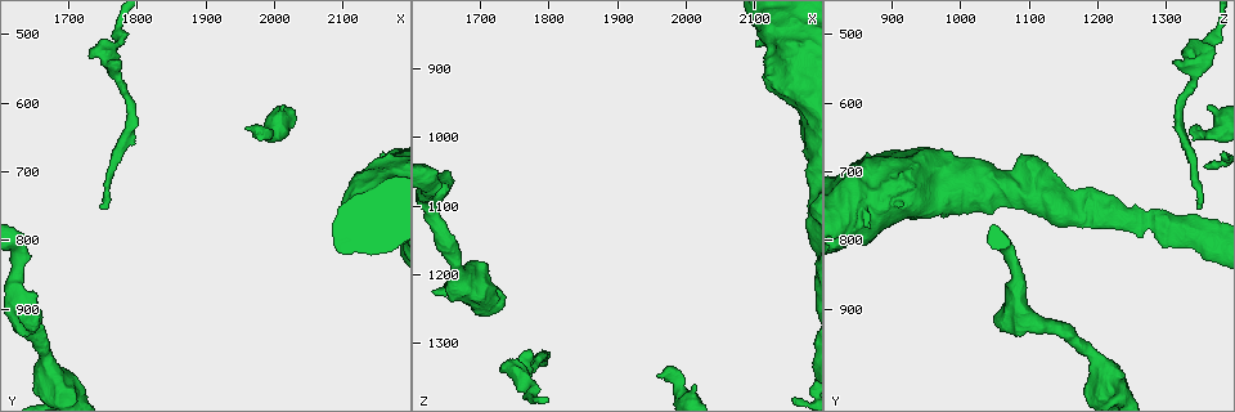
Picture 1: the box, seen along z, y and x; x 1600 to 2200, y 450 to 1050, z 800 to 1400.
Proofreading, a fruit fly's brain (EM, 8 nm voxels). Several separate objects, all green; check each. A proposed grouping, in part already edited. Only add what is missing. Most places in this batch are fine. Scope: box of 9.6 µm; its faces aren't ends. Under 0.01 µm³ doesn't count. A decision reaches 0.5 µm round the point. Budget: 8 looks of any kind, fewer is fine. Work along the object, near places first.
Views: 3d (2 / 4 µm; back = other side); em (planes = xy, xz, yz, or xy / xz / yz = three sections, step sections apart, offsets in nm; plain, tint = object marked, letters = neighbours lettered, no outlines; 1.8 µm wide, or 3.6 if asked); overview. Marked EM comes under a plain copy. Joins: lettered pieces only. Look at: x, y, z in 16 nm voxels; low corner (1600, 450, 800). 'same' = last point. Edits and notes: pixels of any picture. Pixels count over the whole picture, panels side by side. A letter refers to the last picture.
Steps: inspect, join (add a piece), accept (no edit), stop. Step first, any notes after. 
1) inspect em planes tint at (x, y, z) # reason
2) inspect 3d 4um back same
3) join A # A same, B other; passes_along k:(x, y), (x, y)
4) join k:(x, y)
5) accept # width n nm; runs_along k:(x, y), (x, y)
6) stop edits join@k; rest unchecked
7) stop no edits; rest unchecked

inspect 3d 4um at (1650, 935, 1070) # free end

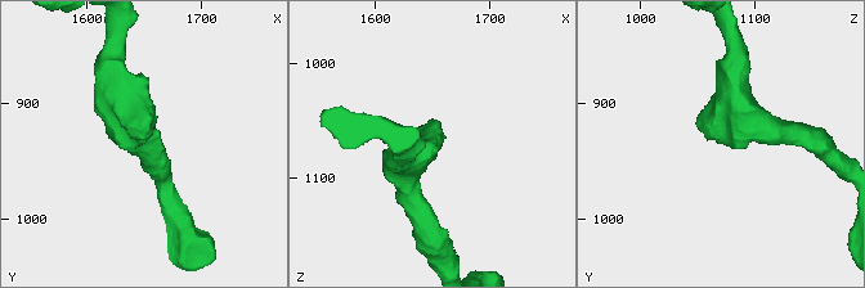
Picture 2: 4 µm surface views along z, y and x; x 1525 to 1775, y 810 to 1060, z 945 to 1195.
inspect em xy step 16 tint at (1652, 932, 1070)

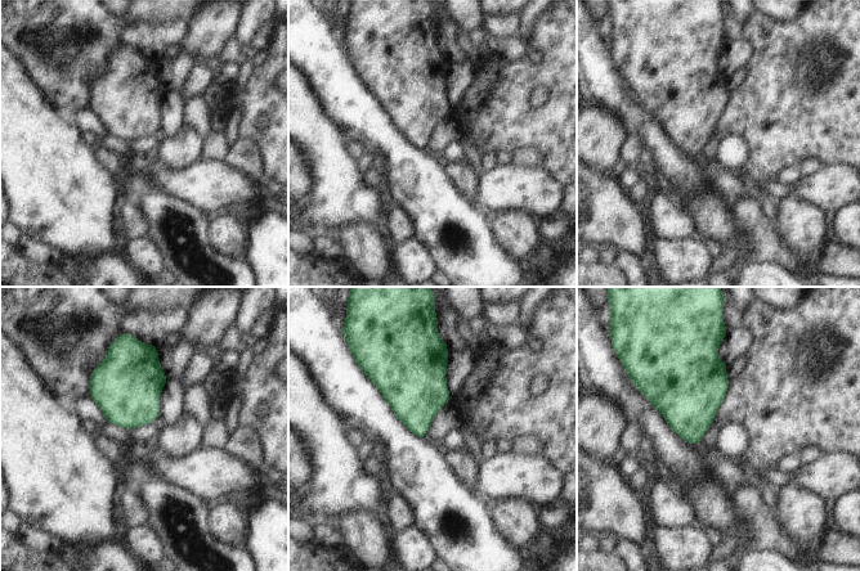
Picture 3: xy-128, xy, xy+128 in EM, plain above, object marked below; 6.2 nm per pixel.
inspect em planes letters same # another direction

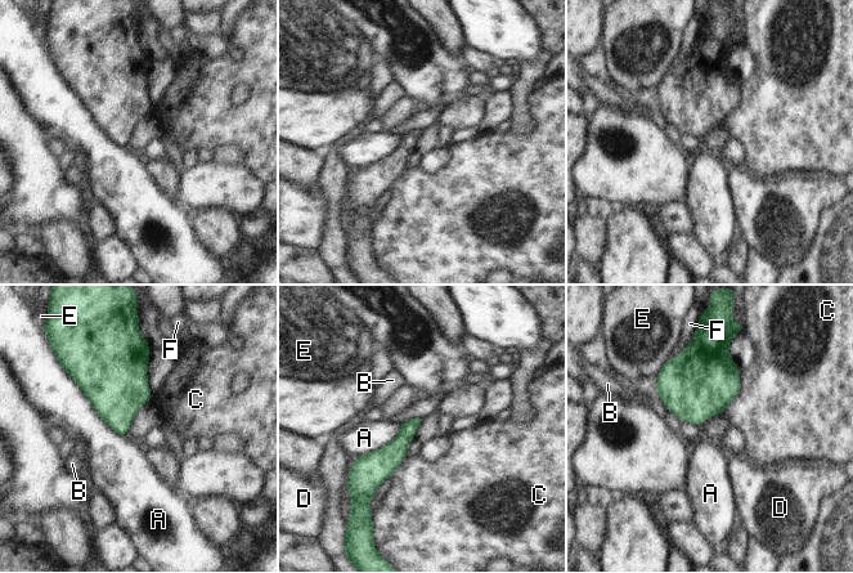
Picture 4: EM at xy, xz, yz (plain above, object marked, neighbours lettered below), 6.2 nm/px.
accept # A other, B other, C other, D other, E other, F other; border 4:(66, 371), (94, 411), (126, 437); no lettered piece goes on from it

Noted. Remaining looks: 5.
inspect em planes letters at (1775, 545, 1310) # free end

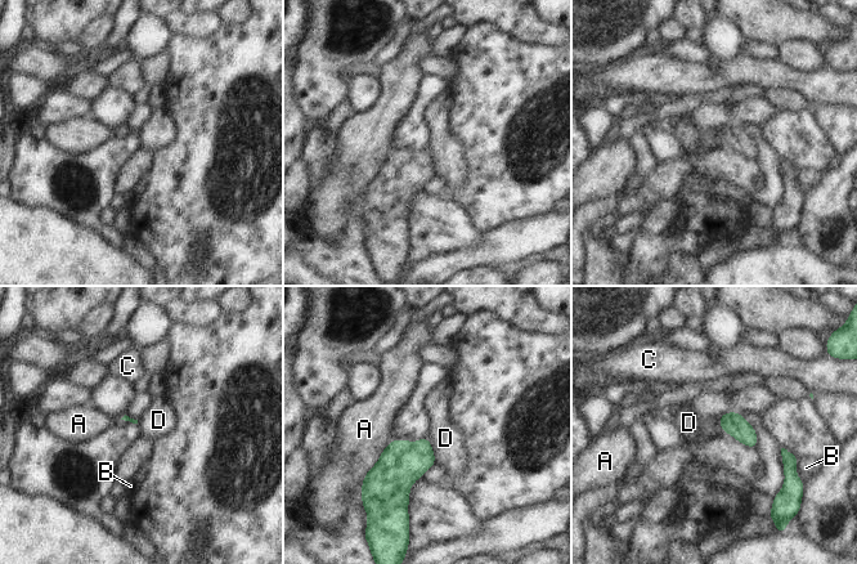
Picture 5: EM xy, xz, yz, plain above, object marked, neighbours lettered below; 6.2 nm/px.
accept # A other, B other, C other, D other; border 5:(426, 437), (435, 461); none of them fits

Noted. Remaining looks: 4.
inspect em planes letters at (1750, 755, 1355) # tapers out

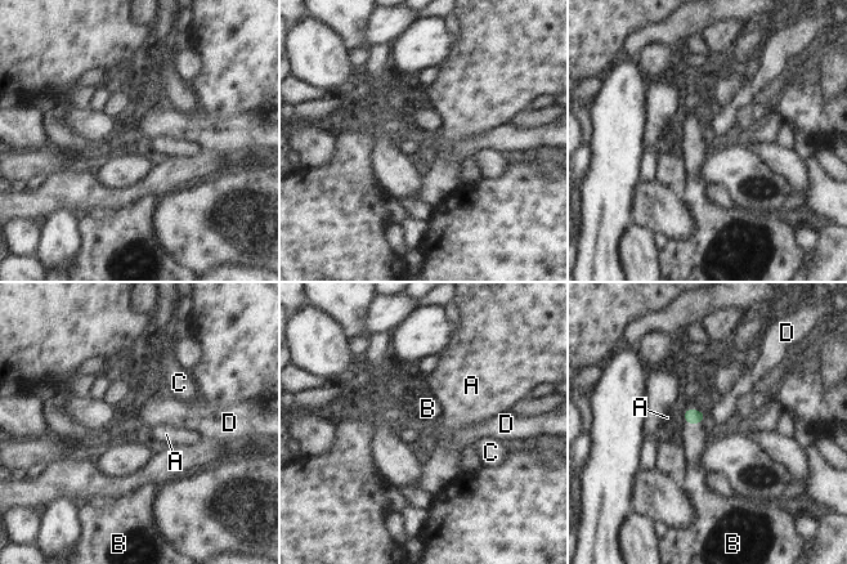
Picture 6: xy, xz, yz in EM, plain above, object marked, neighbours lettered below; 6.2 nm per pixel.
join B # A other, B same, C other, D other; passes_along 6:(691, 416), (694, 422), (694, 434); the neuron continues

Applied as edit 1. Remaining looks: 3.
stop edits join@6; rest unchecked

